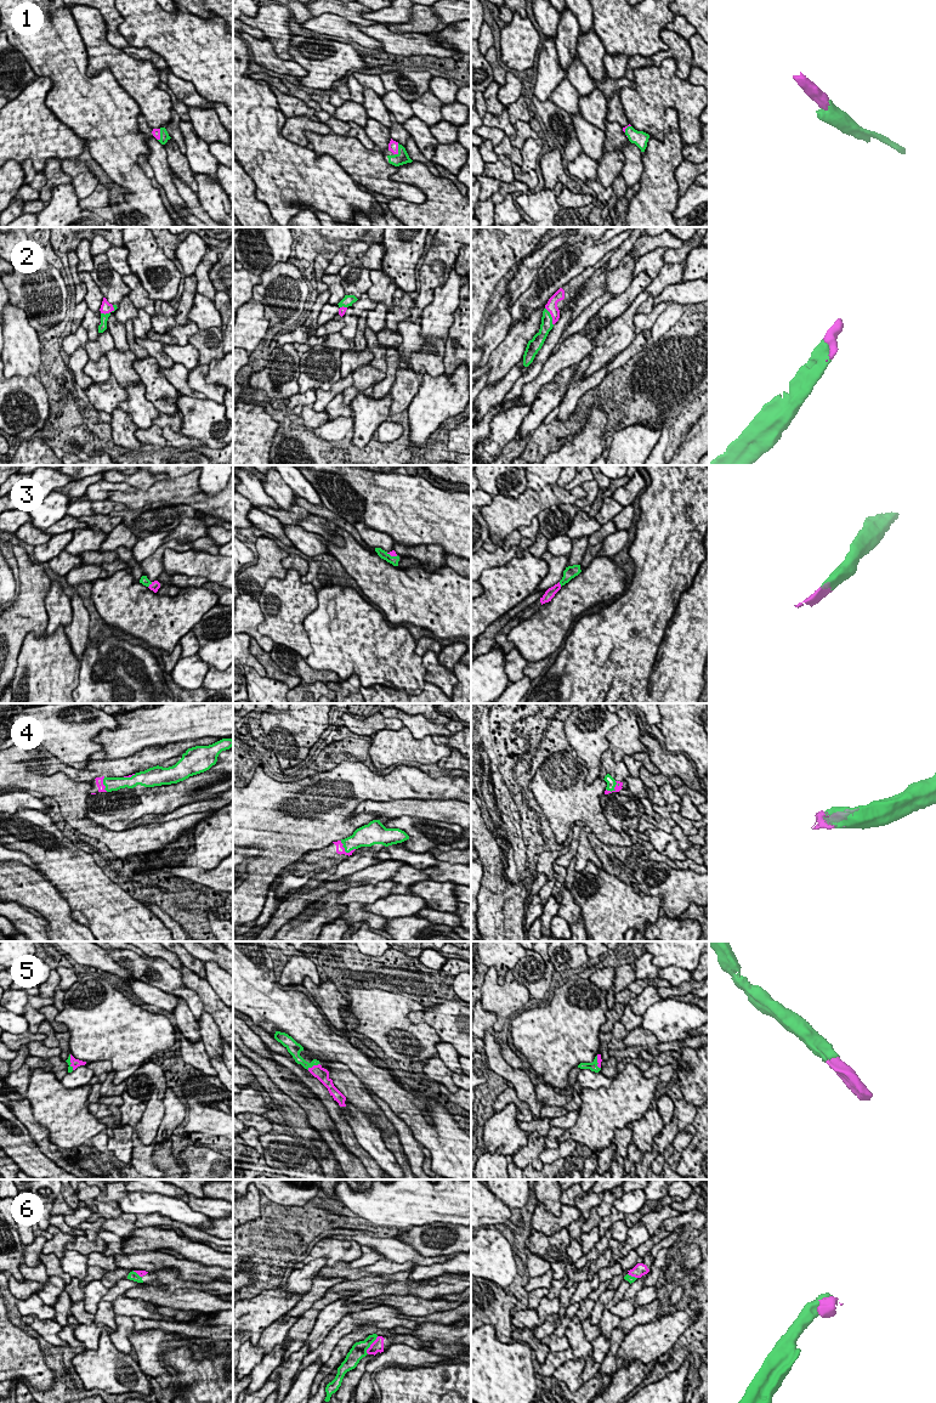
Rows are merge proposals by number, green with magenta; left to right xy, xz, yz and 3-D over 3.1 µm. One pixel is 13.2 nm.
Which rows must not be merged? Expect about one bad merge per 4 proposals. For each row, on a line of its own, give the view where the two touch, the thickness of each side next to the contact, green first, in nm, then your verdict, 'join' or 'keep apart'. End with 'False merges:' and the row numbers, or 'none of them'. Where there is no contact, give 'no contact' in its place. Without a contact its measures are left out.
1: xz | 160/130 nm | join
2: xy | 120/160 nm | join
3: yz | 160/130 nm | join
4: yz | 130/70 nm | join
5: xz | 120/170 nm | join
6: xz | 200/160 nm | join
False merges: none of them

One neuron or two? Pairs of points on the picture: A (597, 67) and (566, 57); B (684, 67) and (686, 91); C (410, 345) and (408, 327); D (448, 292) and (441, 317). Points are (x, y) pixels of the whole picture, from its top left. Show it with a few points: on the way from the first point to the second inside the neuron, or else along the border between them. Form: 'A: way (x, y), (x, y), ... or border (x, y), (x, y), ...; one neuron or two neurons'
A: border (580, 30), (577, 38), (577, 54); two neurons
B: border (668, 57), (675, 60), (676, 74), (687, 80); two neurons
C: way (410, 340), (410, 332); one neuron
D: way (446, 298), (441, 311); one neuron

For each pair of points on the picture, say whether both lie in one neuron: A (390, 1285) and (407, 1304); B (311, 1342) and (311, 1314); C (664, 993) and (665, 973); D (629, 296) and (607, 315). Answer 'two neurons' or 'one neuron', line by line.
A: two neurons
B: two neurons
C: two neurons
D: one neuron

